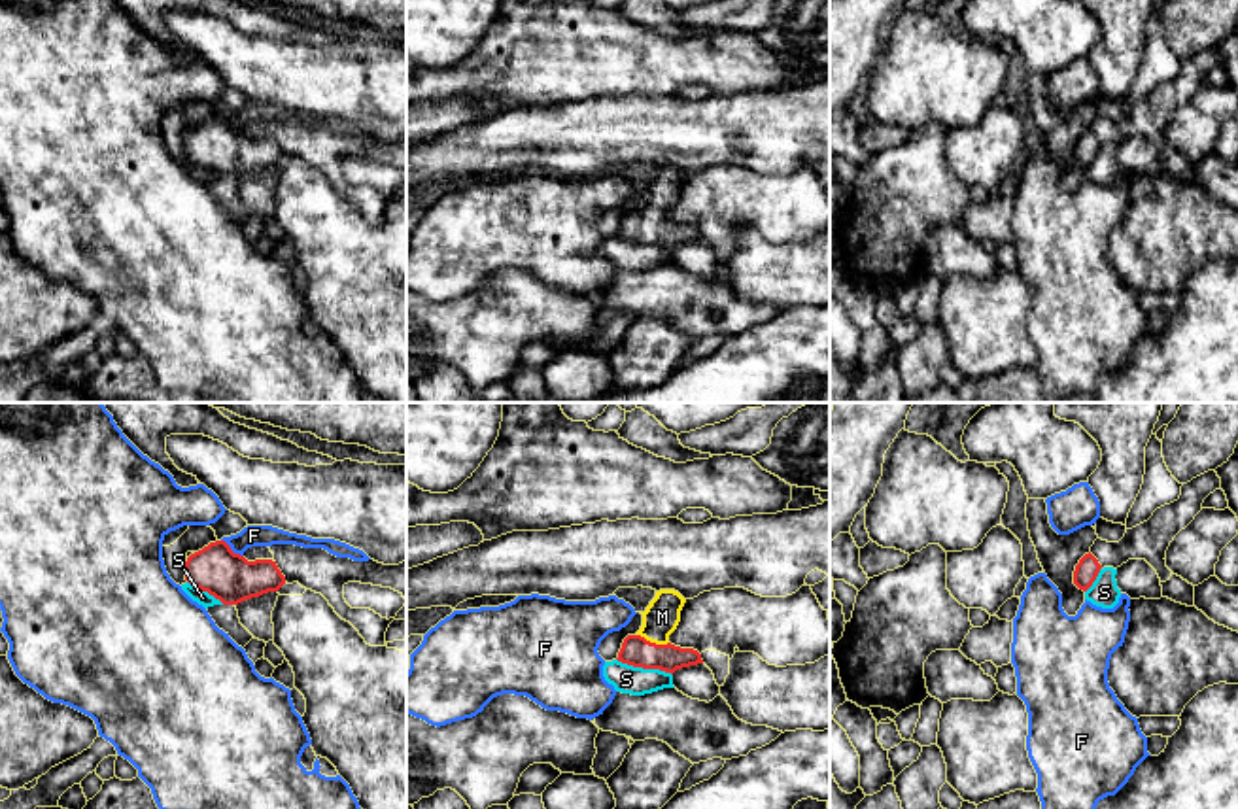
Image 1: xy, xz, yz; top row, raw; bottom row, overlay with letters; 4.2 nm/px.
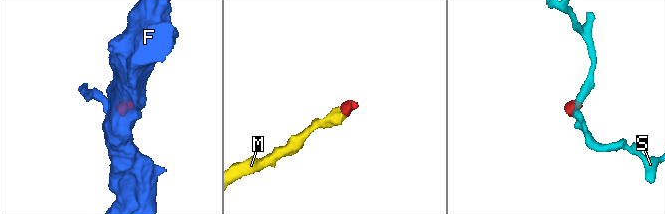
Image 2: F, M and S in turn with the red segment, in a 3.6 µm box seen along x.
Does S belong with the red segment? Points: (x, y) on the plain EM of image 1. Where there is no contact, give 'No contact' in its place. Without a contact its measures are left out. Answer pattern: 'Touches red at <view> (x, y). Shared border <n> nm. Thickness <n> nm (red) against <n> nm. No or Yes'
Touches red at xz (645, 244). Shared border 260 nm. Thickness 130 nm (red) against 120 nm. No

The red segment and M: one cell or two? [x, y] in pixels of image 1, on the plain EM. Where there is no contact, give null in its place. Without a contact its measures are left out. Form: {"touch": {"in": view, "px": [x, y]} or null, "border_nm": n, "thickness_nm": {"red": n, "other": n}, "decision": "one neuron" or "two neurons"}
{"touch": {"in": "xz", "px": [653, 220]}, "border_nm": 150, "thickness_nm": {"red": 130, "other": 150}, "decision": "one neuron"}

